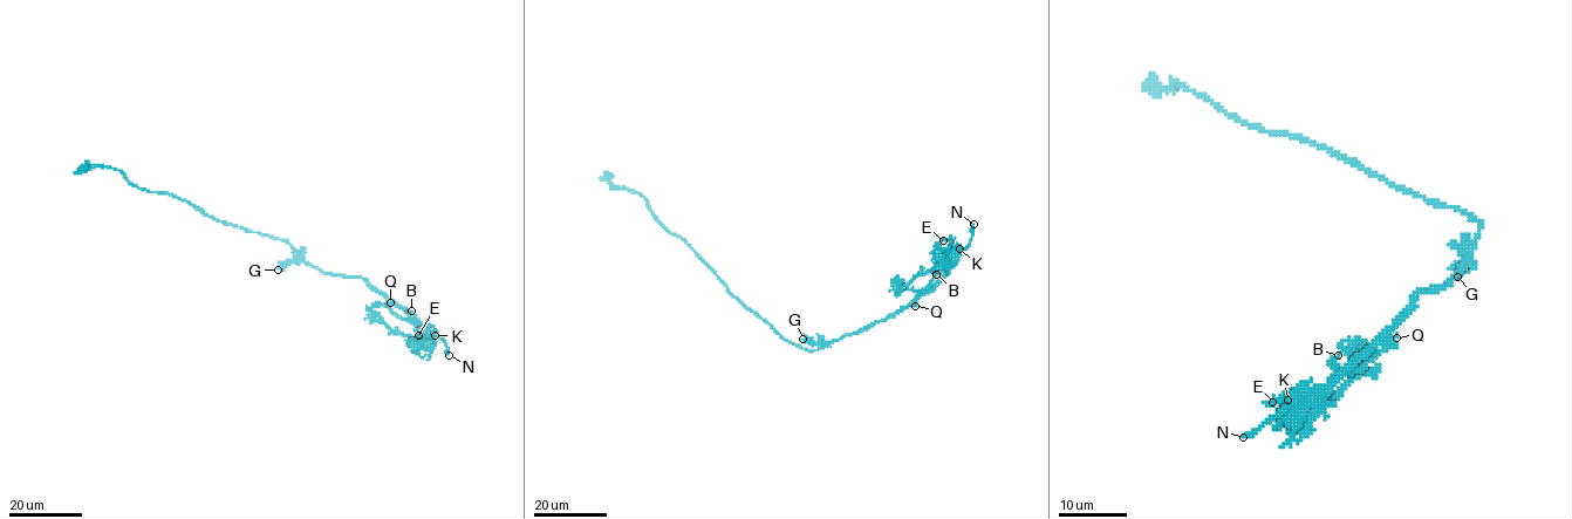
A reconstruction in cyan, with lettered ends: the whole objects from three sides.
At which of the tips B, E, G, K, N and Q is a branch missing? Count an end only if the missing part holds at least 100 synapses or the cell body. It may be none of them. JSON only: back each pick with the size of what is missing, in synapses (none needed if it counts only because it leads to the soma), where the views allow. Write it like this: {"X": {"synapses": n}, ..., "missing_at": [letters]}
{"missing_at": ["N"]}

